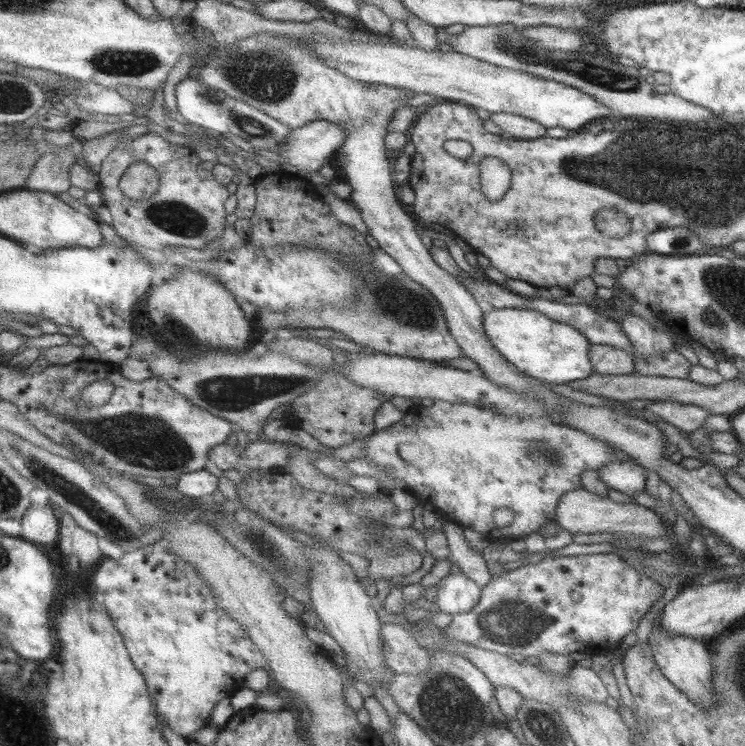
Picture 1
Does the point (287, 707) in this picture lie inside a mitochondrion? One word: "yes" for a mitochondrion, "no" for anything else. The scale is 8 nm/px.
no

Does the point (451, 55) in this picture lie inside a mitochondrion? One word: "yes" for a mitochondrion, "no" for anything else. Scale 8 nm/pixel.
no

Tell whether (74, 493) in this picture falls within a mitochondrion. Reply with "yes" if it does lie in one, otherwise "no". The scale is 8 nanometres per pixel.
yes

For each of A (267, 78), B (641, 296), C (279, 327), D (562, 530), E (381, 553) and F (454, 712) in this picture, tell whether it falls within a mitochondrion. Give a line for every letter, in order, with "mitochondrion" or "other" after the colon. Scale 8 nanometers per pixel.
A: mitochondrion
B: other
C: other
D: other
E: mitochondrion
F: mitochondrion

